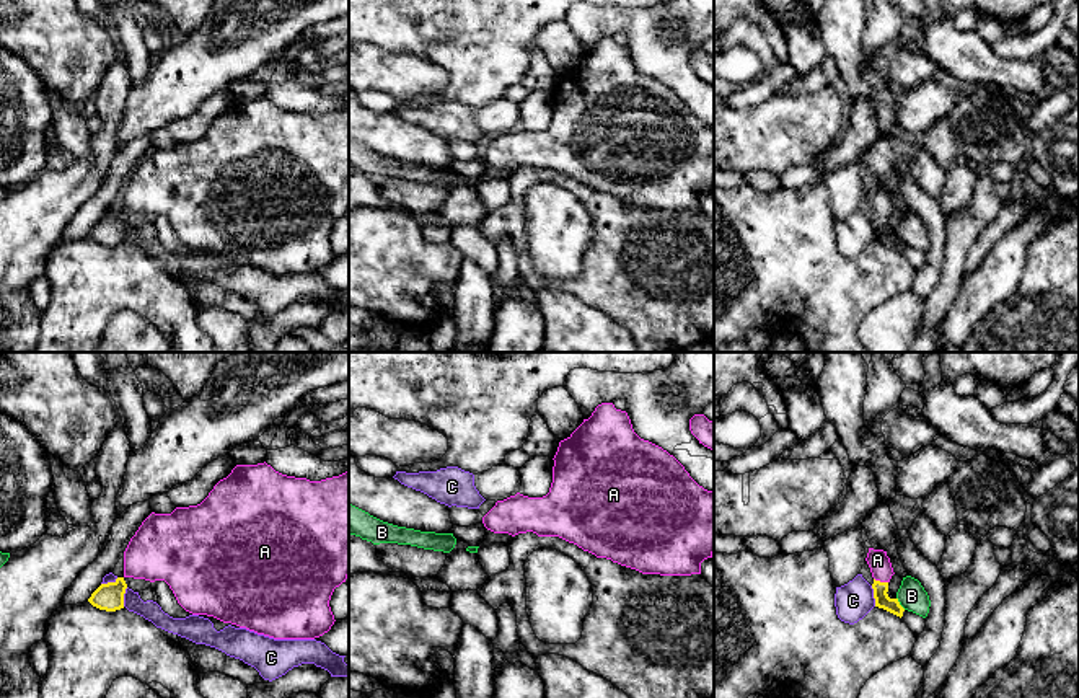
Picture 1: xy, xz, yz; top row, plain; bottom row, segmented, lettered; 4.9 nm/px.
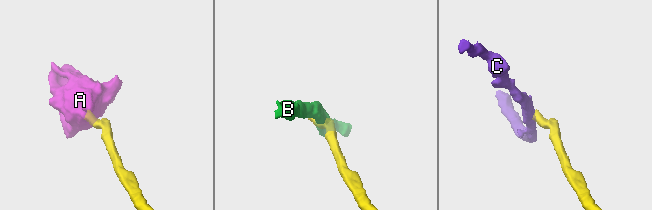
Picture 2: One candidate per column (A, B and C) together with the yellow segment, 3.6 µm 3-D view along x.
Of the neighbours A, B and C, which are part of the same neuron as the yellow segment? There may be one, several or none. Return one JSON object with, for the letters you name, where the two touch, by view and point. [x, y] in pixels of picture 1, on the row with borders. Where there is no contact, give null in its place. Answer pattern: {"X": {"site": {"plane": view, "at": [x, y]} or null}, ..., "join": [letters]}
{"A": {"site": {"plane": "yz", "at": [879, 581]}}, "join": ["A"]}

